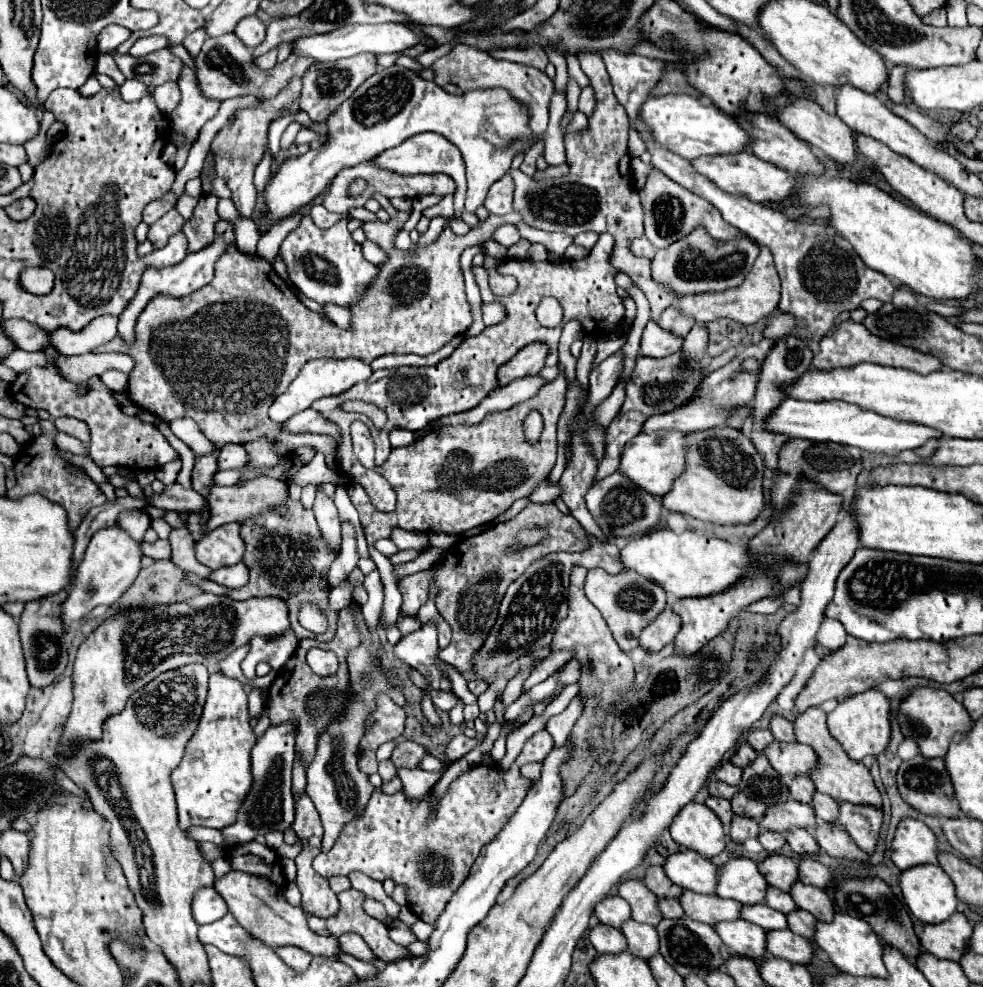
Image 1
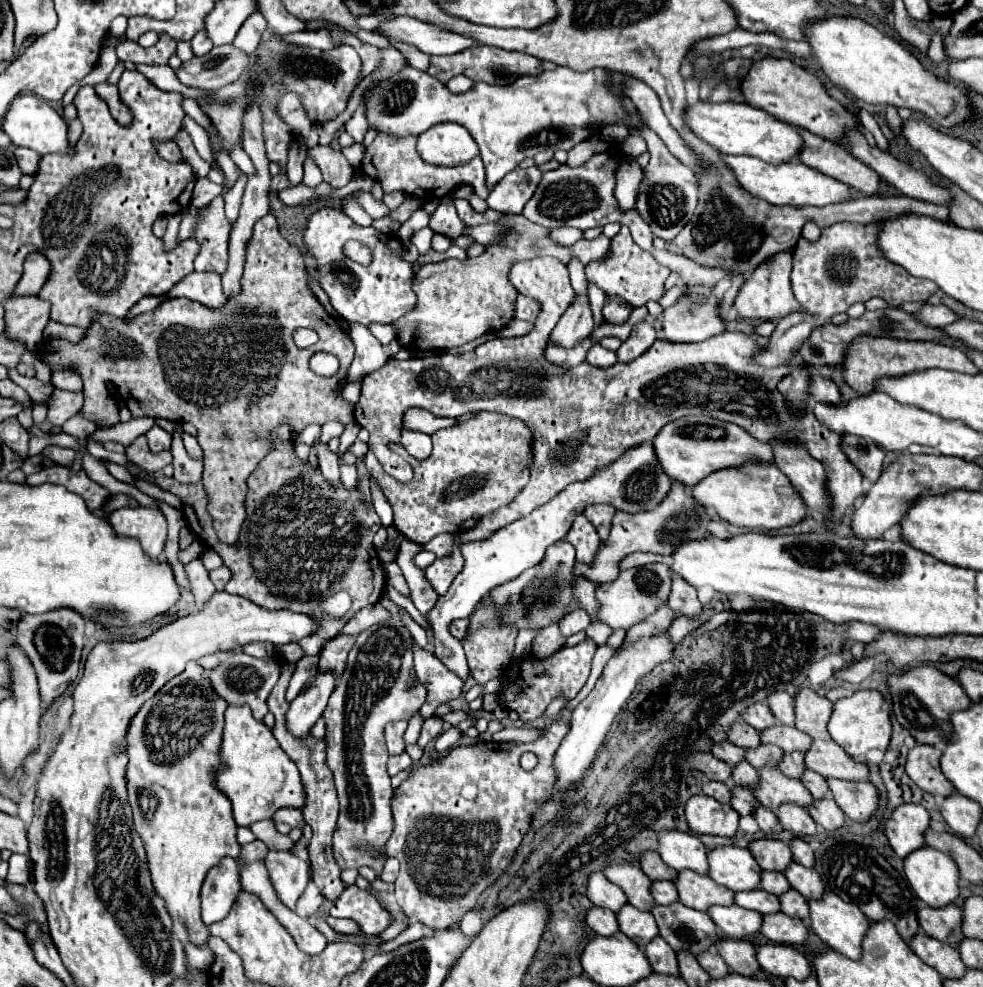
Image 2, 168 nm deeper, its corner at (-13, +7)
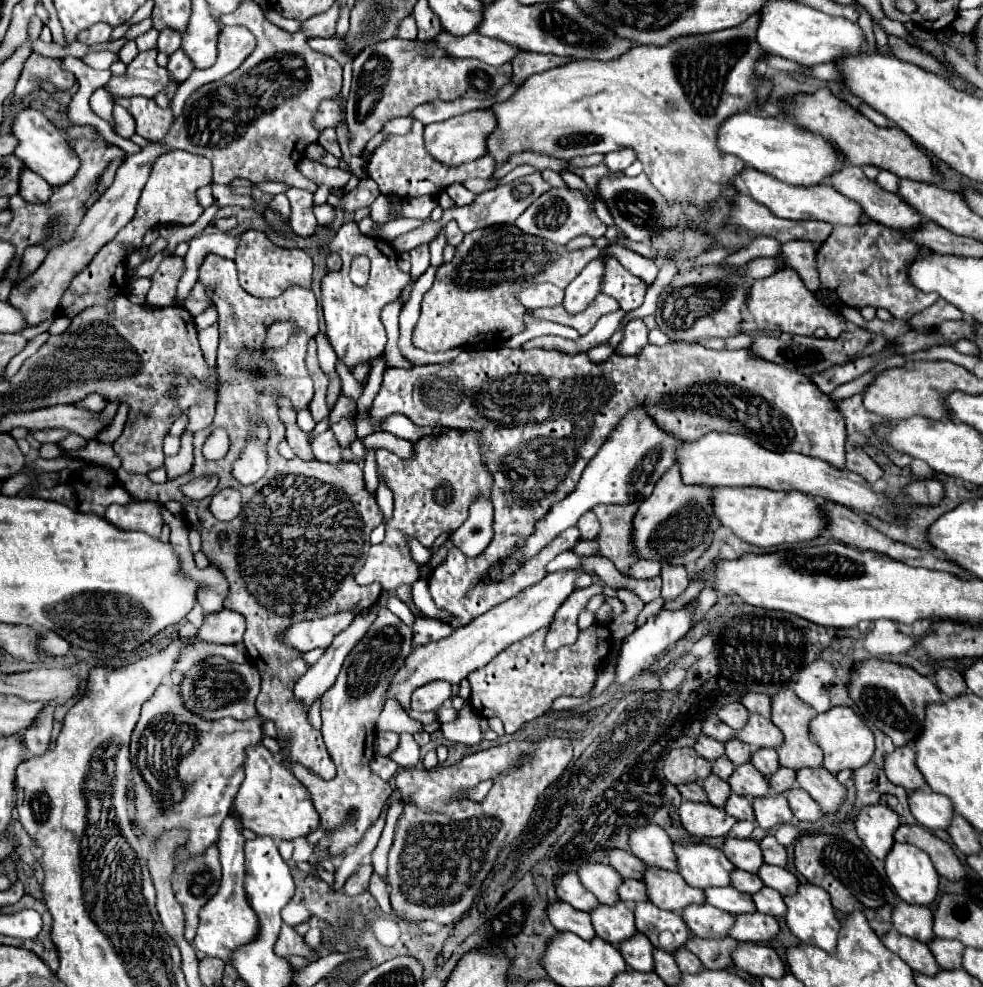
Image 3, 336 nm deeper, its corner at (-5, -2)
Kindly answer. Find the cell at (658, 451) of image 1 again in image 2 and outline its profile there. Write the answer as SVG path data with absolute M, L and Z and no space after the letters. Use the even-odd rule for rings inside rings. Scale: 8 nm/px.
M705 415L681 417L677 421L671 421L653 439L653 445L655 445L655 455L661 463L661 467L665 469L665 473L675 481L685 483L687 487L695 487L701 479L705 479L707 475L711 475L715 471L721 471L721 469L741 467L741 465L753 463L753 461L755 463L771 463L773 461L773 447L769 443L755 439L753 435L749 435L739 425L717 421L717 419L711 419L711 417L705 417ZM709 427L723 427L725 437L723 439L703 439L703 437L699 437L699 431L709 429Z

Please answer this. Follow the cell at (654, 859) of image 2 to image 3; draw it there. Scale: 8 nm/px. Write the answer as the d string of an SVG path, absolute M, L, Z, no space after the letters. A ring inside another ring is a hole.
M611 850L609 852L609 864L623 876L623 878L643 878L643 870L647 868L635 854L629 854L629 850Z

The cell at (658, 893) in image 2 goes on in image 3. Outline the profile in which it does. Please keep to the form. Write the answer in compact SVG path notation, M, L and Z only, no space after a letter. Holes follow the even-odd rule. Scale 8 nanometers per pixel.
M625 880L619 888L619 896L621 896L621 900L629 900L629 902L649 900L645 884L641 880Z

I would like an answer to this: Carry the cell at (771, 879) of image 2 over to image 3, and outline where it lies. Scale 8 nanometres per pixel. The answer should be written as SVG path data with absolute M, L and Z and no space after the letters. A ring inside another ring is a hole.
M735 870L731 874L731 884L739 892L747 892L747 894L757 894L757 890L761 890L765 886L761 882L761 878L757 878L757 874L749 874L745 870Z

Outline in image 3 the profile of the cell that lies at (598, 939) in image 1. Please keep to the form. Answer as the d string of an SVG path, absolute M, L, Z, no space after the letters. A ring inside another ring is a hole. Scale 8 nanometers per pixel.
M557 902L549 906L549 920L557 930L573 932L585 940L593 940L597 936L593 924L589 922L589 914L575 910L567 902Z

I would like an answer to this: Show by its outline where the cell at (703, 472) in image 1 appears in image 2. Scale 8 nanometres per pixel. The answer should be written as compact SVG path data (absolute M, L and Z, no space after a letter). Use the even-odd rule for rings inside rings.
M743 465L741 469L721 469L693 487L693 497L707 509L715 509L721 519L747 529L793 527L805 519L807 507L801 493L775 465Z

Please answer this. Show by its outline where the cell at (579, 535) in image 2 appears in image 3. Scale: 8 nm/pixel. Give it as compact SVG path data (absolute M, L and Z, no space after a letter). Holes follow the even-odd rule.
M587 512L577 522L577 528L581 532L581 540L593 540L597 536L597 532L599 532L599 522L597 522L597 518L595 518L593 512Z

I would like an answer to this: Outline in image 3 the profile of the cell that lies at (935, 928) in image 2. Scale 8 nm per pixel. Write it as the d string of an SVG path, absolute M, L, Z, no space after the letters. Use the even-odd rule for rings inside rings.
M897 902L893 910L893 926L899 934L905 934L925 944L935 938L933 912L927 906L911 906L907 902Z

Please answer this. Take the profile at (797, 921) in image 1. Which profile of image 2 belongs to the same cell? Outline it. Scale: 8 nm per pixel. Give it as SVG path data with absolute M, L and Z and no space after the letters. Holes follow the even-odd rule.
M789 889L785 891L783 895L779 895L779 905L781 905L781 911L789 917L797 917L801 921L805 921L809 925L809 905L805 905L805 897L801 893L797 893L795 889Z

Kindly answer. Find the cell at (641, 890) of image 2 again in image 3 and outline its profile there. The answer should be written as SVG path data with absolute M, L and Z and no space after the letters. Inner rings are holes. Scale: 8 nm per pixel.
M587 864L579 870L579 878L587 890L591 890L601 904L617 904L619 902L619 886L623 878L605 864Z

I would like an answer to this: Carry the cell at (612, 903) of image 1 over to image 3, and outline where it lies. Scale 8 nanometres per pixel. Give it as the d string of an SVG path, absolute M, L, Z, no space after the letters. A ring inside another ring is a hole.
M565 874L557 880L557 894L561 900L565 900L567 904L571 904L577 910L589 912L593 910L593 906L599 906L597 898L593 898L593 894L589 894L583 886L581 880L577 878L577 874Z

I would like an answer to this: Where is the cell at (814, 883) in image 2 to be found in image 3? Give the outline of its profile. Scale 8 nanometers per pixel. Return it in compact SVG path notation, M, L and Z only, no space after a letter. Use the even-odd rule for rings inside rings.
M763 864L759 868L759 878L765 882L765 886L779 890L783 896L789 894L797 894L797 886L799 886L799 878L789 872L787 868L777 868L771 864Z

